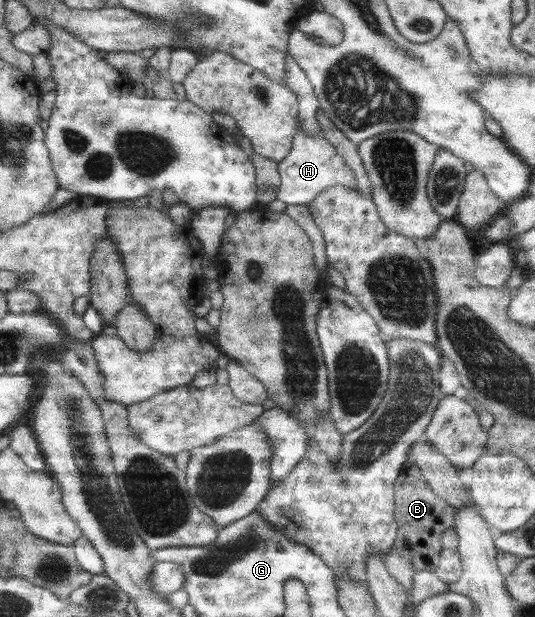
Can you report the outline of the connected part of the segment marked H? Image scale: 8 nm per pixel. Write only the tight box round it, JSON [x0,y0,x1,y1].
[277,115,357,207]

